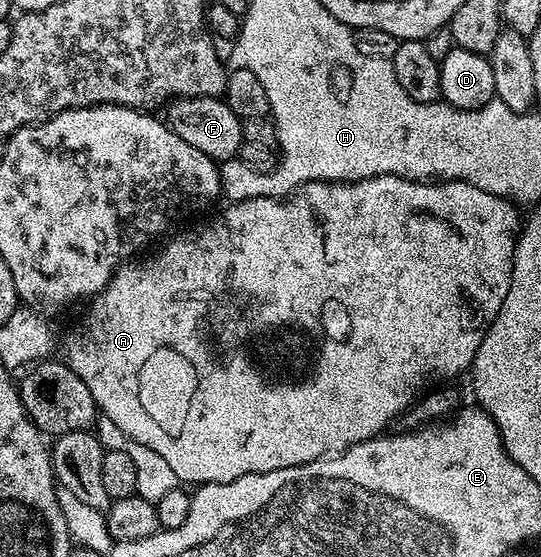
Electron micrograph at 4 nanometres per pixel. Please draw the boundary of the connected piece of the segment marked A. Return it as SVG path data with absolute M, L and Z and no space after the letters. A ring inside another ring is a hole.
M378 175L356 183L304 183L303 186L295 188L286 197L258 195L255 199L228 202L225 207L227 208L216 219L209 220L204 227L199 227L196 231L187 231L184 235L177 236L176 239L168 238L162 246L155 249L160 249L160 251L152 250L146 257L139 257L134 261L127 261L120 265L105 285L105 289L90 300L89 306L91 308L84 313L83 320L64 339L61 339L61 351L63 347L64 355L62 358L67 366L73 369L73 373L77 373L77 377L81 377L81 381L85 381L85 385L89 385L89 393L93 393L93 401L101 412L102 418L113 421L113 425L117 425L117 429L121 429L121 433L125 433L133 441L153 449L153 453L158 453L167 462L169 469L173 469L176 480L180 484L228 483L246 475L260 475L273 469L296 467L338 455L339 452L347 450L348 447L363 443L366 439L376 438L386 428L383 426L390 419L397 418L403 410L404 414L416 402L417 396L424 390L422 387L430 379L451 379L454 375L461 374L462 371L464 374L475 359L477 349L481 345L485 333L493 325L497 313L501 313L505 297L509 293L509 281L515 260L515 241L521 231L520 208L514 202L499 196L491 196L484 190L477 189L476 186L457 179L420 181L396 175Z

